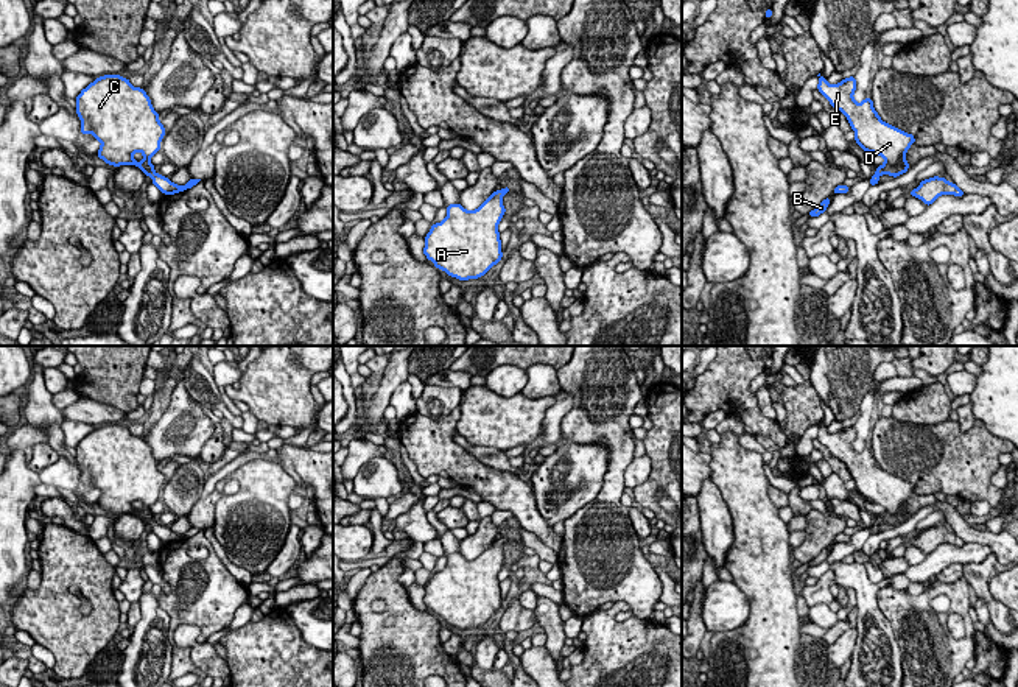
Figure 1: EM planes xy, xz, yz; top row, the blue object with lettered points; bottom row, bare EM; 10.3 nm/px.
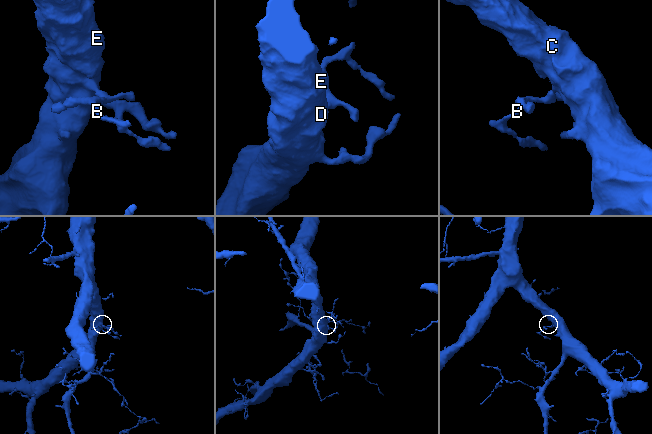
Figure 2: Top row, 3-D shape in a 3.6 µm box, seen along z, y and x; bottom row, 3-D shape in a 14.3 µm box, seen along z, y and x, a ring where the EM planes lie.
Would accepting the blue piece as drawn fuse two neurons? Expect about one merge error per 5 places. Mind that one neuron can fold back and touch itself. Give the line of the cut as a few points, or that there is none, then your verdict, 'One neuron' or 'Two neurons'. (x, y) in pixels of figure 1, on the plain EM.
No split. One neuron

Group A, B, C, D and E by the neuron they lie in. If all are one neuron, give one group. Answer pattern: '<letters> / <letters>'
A B C D E

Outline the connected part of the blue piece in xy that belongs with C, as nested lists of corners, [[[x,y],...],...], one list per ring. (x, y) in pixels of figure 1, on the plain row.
[[[100,425],[75,449],[79,481],[92,483],[101,491],[97,505],[107,514],[139,516],[163,544],[184,541],[201,530],[193,527],[181,536],[154,520],[149,506],[160,500],[165,477],[146,441],[134,436],[128,427]]]

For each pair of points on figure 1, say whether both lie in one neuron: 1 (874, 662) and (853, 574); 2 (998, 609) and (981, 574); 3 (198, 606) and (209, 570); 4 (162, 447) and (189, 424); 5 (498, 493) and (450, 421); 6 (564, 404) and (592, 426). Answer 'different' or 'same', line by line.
1: same
2: same
3: same
4: same
5: same
6: different

